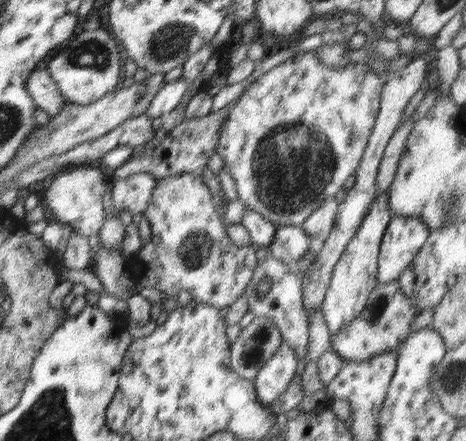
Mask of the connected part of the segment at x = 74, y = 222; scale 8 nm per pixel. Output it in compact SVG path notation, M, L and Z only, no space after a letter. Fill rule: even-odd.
M98 163L67 168L58 173L54 181L46 188L40 201L46 202L52 210L52 219L59 223L71 225L76 233L82 236L99 234L104 219L108 216L102 207L102 197L106 192L104 174L98 169Z

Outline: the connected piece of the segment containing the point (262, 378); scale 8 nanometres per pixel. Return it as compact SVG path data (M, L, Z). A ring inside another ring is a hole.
M284 341L253 378L257 399L268 405L276 400L296 375L297 354Z

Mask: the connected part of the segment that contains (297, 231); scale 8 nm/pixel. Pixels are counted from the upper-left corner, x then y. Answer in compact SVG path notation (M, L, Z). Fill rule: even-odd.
M278 226L272 244L270 256L293 266L309 250L311 237L301 226Z

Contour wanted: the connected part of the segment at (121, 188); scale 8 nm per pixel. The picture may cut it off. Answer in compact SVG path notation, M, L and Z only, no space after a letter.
M138 173L112 182L112 206L114 214L130 212L131 216L140 214L146 208L147 202L154 192L158 179L148 173Z

